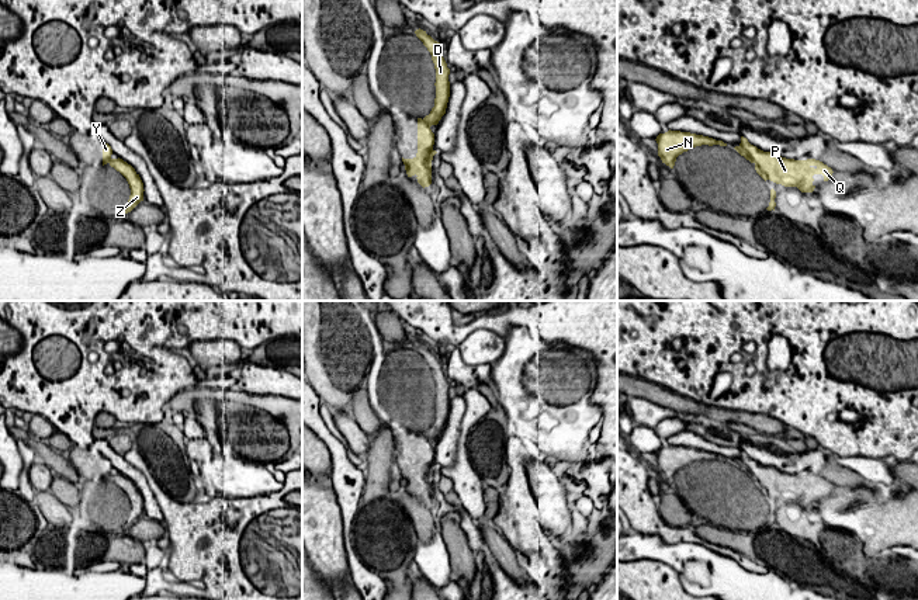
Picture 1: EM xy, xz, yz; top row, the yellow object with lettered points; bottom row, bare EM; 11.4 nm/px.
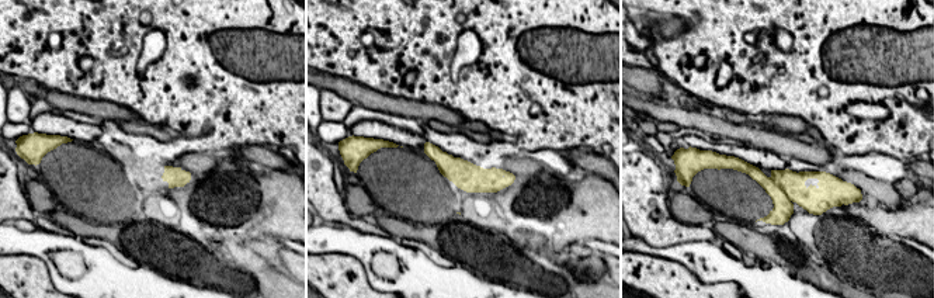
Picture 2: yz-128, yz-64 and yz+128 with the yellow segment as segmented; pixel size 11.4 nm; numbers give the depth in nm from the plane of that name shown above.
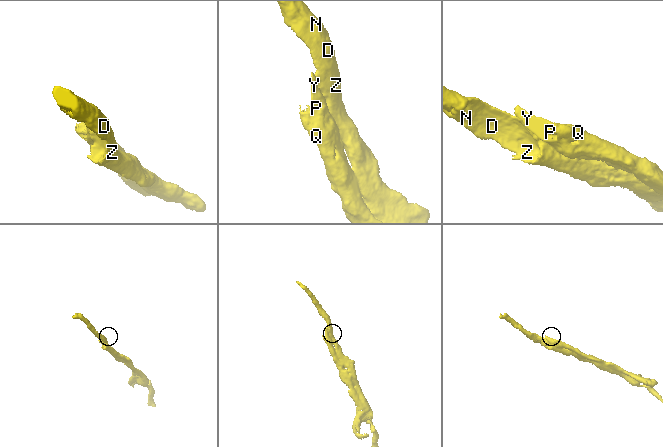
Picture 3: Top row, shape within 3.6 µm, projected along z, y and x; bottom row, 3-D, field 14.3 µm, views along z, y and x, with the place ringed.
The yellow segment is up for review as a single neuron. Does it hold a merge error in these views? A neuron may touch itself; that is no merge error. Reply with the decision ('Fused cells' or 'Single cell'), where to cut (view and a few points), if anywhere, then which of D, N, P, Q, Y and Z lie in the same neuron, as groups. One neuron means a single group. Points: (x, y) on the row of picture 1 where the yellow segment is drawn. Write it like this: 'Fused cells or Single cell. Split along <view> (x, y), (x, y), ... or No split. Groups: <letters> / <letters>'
Fused cells. Split along xz (422, 120), (429, 127). Groups: D N Z / P Q Y

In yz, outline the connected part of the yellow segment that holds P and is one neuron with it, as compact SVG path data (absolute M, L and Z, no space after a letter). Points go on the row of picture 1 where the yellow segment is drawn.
M744 136L739 146L746 150L752 163L766 174L768 180L784 187L797 187L801 193L814 191L814 174L822 174L824 181L828 181L834 173L831 167L815 159L794 160L775 152L763 152Z

